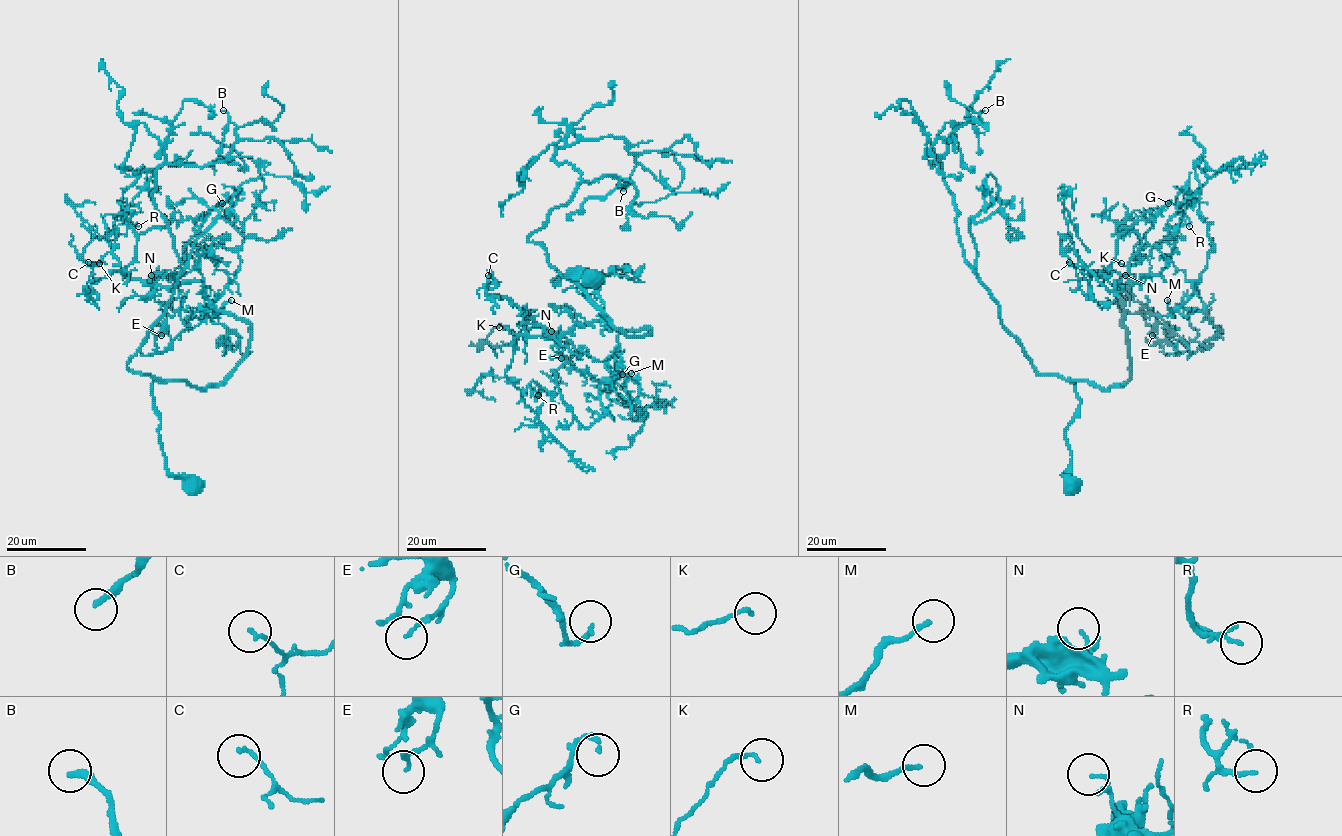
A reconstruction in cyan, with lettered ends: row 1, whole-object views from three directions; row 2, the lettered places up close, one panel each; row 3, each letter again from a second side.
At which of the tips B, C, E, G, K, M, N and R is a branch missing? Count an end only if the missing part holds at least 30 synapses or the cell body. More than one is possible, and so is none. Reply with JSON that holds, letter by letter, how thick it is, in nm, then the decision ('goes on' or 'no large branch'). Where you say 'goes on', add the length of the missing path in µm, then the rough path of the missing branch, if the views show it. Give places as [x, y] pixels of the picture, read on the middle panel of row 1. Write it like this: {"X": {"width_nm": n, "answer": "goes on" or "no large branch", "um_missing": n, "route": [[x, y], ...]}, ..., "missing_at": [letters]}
{"B": {"width_nm": 240, "answer": "no large branch"}, "C": {"width_nm": 150, "answer": "no large branch"}, "E": {"width_nm": 150, "answer": "no large branch"}, "G": {"width_nm": 140, "answer": "no large branch"}, "K": {"width_nm": 110, "answer": "no large branch"}, "M": {"width_nm": 160, "answer": "goes on", "um_missing": 20, "route": [[631, 373], [637, 377], [642, 366], [647, 367], [663, 380]]}, "N": {"width_nm": 80, "answer": "no large branch"}, "R": {"width_nm": 140, "answer": "no large branch"}, "missing_at": ["M"]}

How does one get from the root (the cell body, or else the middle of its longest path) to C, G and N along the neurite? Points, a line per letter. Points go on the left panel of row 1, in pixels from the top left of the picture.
C: (192, 485), (168, 471), (152, 384), (218, 387), (249, 325), (199, 280), (115, 270), (86, 295), (88, 262)
G: (192, 485), (168, 471), (152, 384), (218, 387), (249, 325), (199, 280), (124, 268), (140, 233), (222, 203)
N: (192, 485), (168, 471), (152, 384), (218, 387), (249, 325), (221, 312), (201, 281), (163, 287), (151, 275)

